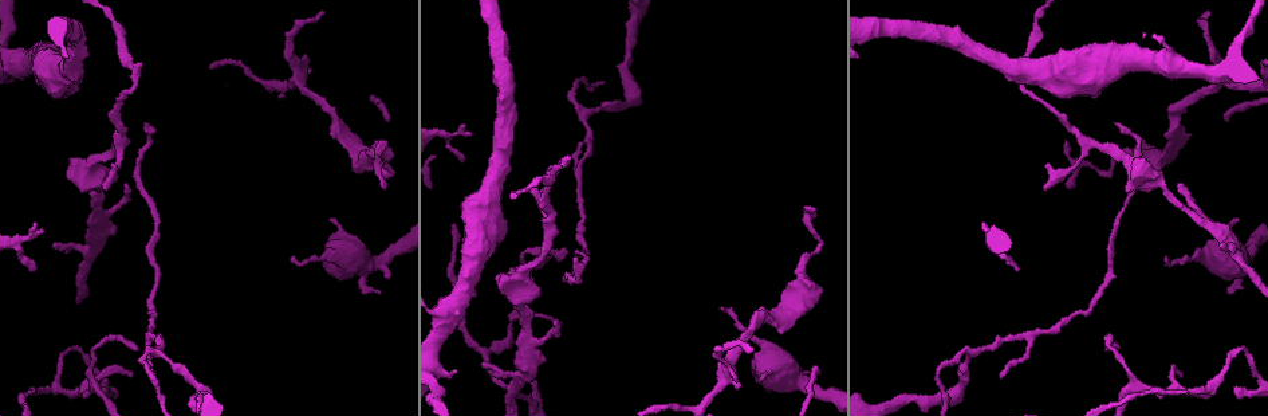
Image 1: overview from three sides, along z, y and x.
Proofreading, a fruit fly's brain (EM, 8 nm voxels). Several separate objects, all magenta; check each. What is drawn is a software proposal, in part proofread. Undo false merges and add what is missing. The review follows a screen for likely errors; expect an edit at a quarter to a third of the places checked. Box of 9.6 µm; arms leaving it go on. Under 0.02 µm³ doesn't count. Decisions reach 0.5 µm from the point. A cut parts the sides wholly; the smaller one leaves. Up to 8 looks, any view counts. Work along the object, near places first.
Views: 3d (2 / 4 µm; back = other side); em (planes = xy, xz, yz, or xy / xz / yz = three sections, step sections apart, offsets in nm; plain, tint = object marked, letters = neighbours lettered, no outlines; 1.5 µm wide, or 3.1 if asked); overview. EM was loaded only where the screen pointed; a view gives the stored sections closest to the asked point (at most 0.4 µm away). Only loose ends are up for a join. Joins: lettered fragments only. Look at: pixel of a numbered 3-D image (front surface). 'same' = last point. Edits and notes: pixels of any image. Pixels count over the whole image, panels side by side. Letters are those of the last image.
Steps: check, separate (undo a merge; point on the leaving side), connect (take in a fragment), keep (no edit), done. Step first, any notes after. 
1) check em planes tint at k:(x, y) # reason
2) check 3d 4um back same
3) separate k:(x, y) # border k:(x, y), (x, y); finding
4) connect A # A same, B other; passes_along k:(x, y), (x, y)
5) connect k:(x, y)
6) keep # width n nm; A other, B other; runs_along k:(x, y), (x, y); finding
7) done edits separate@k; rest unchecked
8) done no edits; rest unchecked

check 3d 4um back at 1:(69, 177) # an open end

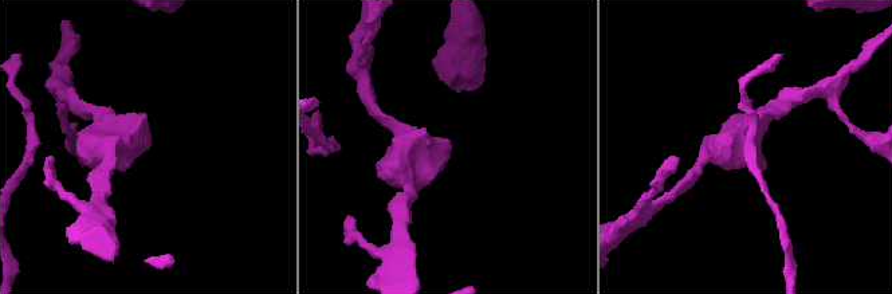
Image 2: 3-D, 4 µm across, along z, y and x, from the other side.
check em planes letters at 2:(451, 144) # shape alone is not enough

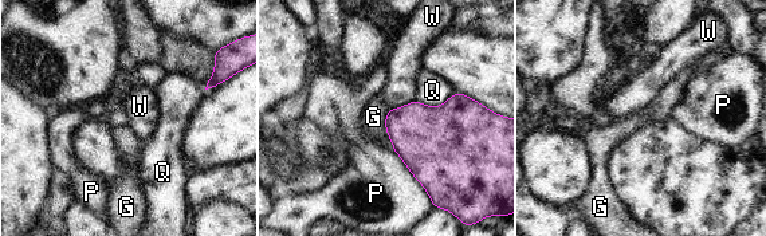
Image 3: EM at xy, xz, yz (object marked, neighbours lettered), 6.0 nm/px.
keep # width 280 nm; longest_contact P 380 nm; G other, P other, Q other, W other; none of them fits

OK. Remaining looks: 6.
check 3d 2um at 1:(106, 189) # thin end

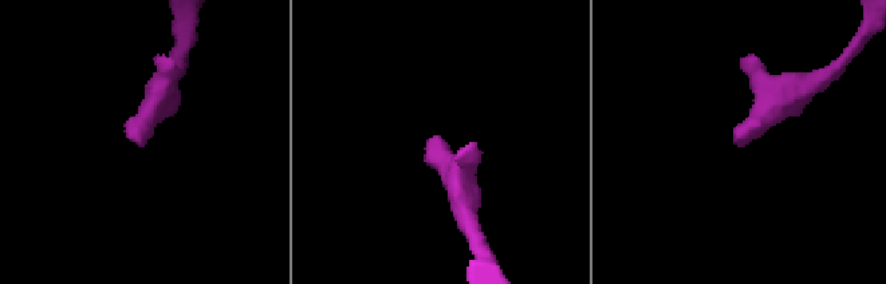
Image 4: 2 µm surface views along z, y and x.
check em planes letters at 4:(134, 140) # need the tissue

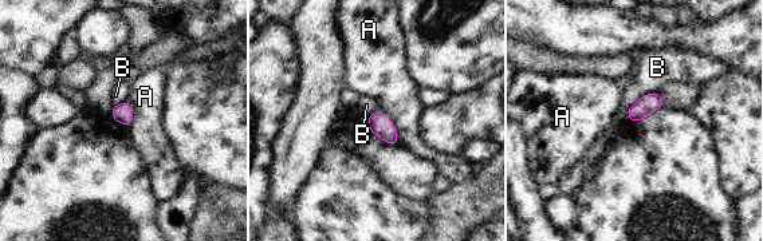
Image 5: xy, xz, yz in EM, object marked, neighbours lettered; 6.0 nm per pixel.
keep # A other, B other; border 5:(657, 91), (637, 99), (628, 119); none of them fits

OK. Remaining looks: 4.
check em planes tint at 1:(1208, 388) # three-way junction

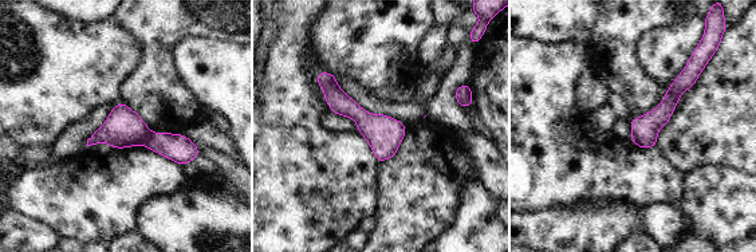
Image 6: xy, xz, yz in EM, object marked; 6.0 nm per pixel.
check em planes letters same # see the neighbours

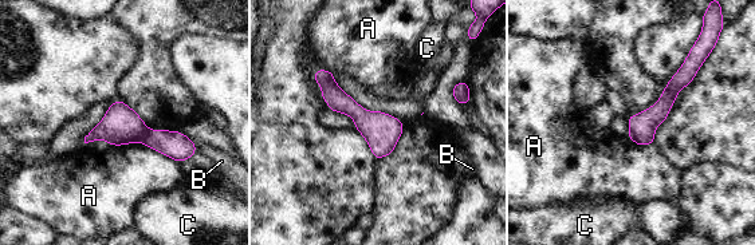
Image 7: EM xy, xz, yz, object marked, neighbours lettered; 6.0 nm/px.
separate 7:(121, 125) # A other, B other, C other; part_leaving 7:(317, 75), (382, 138), (388, 150); a second cell is stuck on

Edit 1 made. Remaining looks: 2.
done edits separate@7; rest unchecked

